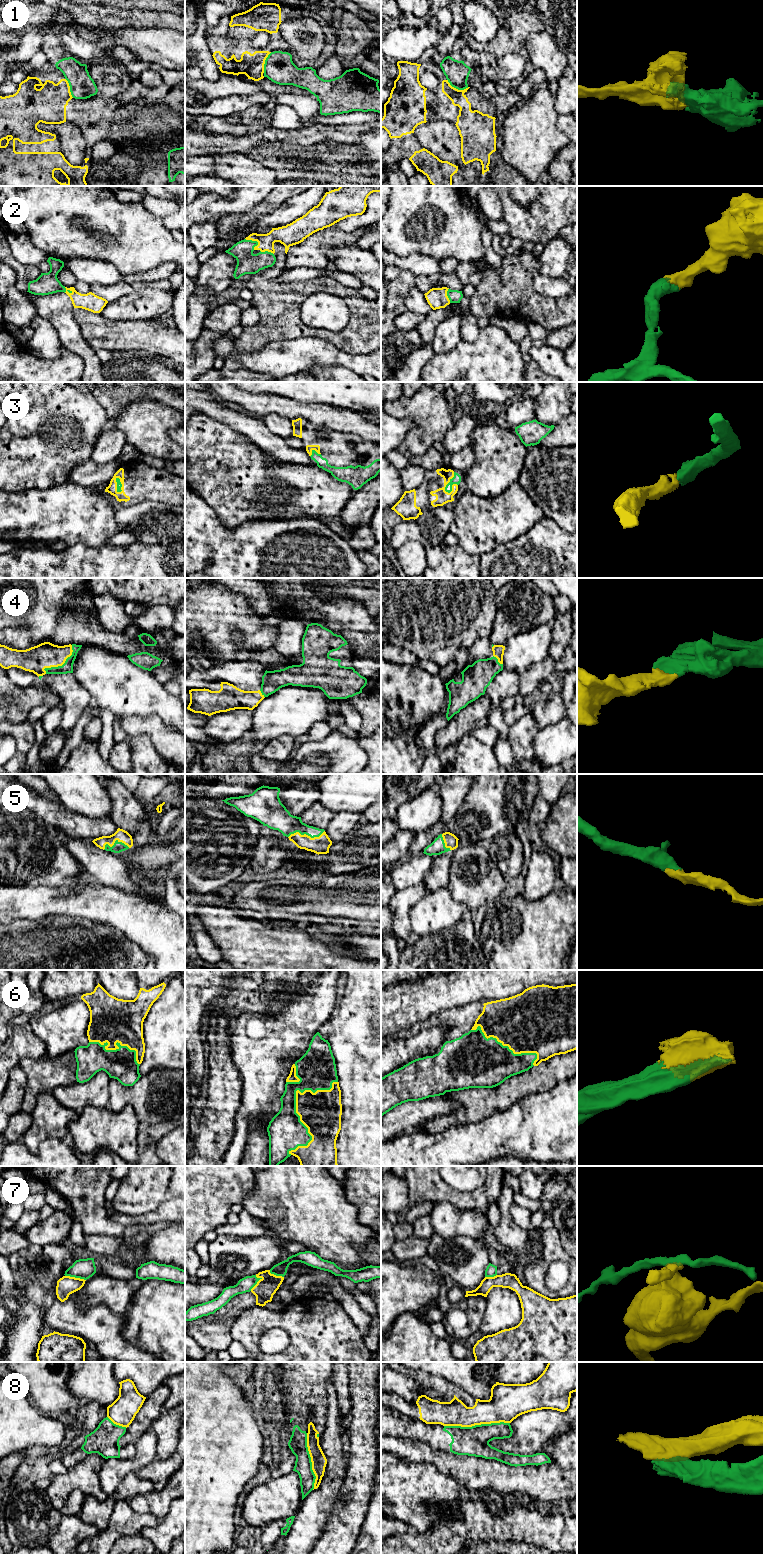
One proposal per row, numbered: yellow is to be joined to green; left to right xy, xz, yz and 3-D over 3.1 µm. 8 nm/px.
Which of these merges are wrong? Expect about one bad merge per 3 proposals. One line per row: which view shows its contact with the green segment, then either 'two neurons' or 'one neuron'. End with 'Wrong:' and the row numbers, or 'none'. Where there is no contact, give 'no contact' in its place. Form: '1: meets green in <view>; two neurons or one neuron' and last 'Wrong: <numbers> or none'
1: meets green in yz; two neurons
2: meets green in xz; one neuron
3: meets green in yz; one neuron
4: meets green in xy; one neuron
5: meets green in xz; one neuron
6: meets green in xz; one neuron
7: meets green in xy; two neurons
8: meets green in yz; two neurons
Wrong: 1, 7, 8

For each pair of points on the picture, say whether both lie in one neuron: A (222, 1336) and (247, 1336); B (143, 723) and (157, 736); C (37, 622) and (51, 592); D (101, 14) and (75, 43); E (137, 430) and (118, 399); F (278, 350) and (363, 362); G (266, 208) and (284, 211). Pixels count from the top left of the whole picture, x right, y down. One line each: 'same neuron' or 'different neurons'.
A: different neurons
B: same neuron
C: same neuron
D: different neurons
E: different neurons
F: same neuron
G: different neurons

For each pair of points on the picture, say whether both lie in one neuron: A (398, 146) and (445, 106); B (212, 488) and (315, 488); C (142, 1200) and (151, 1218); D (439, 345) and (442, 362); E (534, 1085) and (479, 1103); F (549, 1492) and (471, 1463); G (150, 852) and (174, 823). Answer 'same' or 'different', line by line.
A: same
B: same
C: different
D: different
E: same
F: same
G: same

